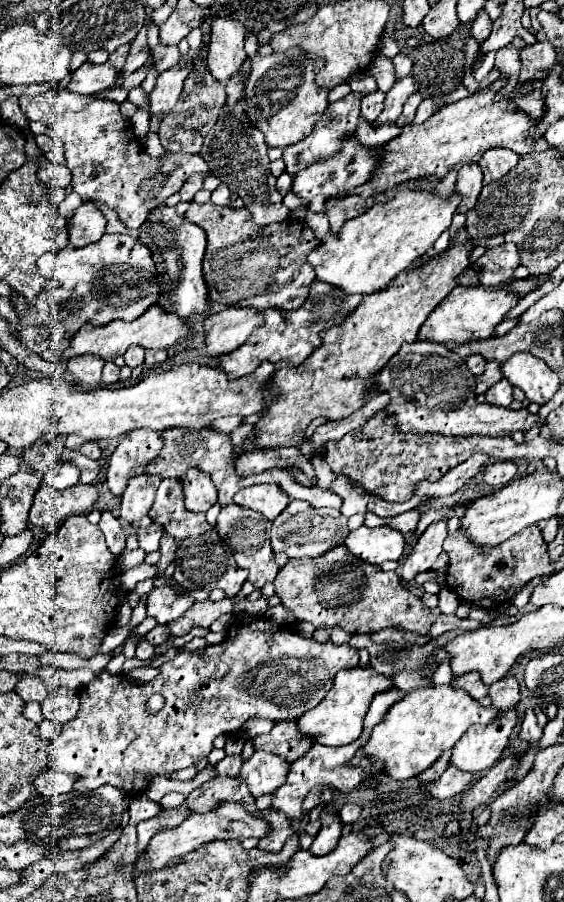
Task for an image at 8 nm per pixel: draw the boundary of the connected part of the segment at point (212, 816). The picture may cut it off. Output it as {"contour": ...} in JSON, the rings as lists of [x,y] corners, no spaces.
{"contour":[[[225,803],[223,807],[209,811],[209,813],[193,813],[191,817],[187,817],[179,827],[175,829],[167,829],[167,831],[159,831],[147,847],[147,853],[139,857],[137,867],[141,871],[151,871],[151,869],[159,869],[165,863],[169,863],[171,859],[185,855],[189,851],[193,851],[195,847],[201,847],[203,843],[215,841],[215,839],[247,839],[247,837],[267,837],[271,833],[271,825],[261,819],[255,817],[253,813],[249,813],[243,803]]]}

